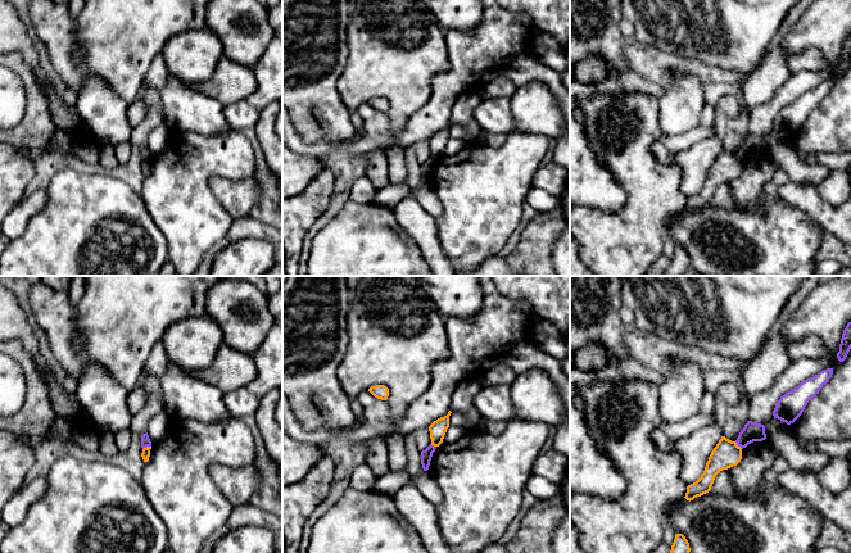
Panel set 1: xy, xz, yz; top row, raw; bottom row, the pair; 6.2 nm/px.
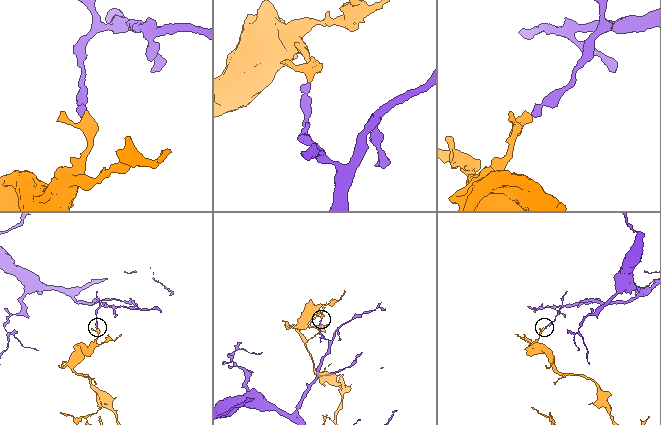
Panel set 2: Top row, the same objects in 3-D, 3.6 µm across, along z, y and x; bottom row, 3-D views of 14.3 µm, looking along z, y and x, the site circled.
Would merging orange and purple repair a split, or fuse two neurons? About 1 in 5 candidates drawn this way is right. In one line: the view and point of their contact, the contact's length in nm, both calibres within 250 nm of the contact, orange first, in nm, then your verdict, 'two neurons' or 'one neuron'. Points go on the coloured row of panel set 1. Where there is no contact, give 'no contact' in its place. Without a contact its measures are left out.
contact xy (146, 447); length 60 nm; calibres 60 and 60 nm; two neurons

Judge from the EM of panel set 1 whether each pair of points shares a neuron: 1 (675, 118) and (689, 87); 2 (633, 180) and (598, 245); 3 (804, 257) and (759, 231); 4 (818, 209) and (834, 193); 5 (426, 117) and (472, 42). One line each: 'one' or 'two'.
1: one
2: one
3: one
4: two
5: one

